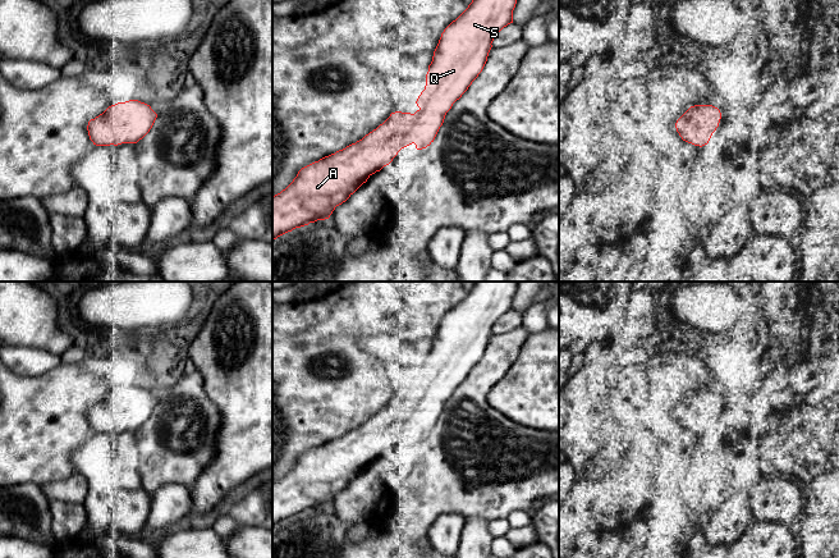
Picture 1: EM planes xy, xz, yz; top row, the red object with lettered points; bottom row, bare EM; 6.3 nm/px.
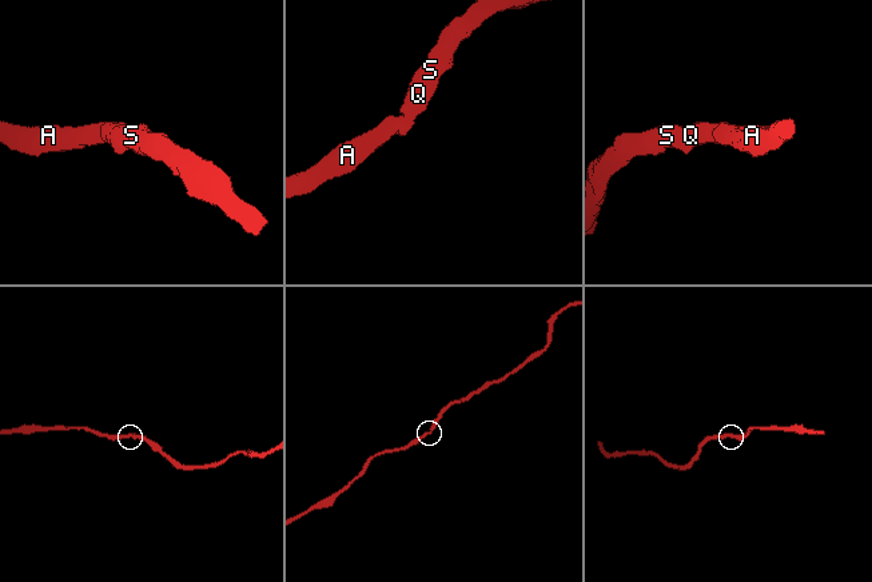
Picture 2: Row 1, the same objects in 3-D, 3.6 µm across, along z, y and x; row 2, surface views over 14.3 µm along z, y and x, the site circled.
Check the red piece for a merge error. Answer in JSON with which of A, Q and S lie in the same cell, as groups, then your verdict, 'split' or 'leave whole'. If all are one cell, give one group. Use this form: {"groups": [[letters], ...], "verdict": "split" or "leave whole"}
{"groups": [["A", "Q", "S"]], "verdict": "leave whole"}

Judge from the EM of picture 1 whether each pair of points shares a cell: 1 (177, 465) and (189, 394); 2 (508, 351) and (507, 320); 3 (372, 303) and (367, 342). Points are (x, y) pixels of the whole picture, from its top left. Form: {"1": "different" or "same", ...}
{"1": "same", "2": "different", "3": "different"}

